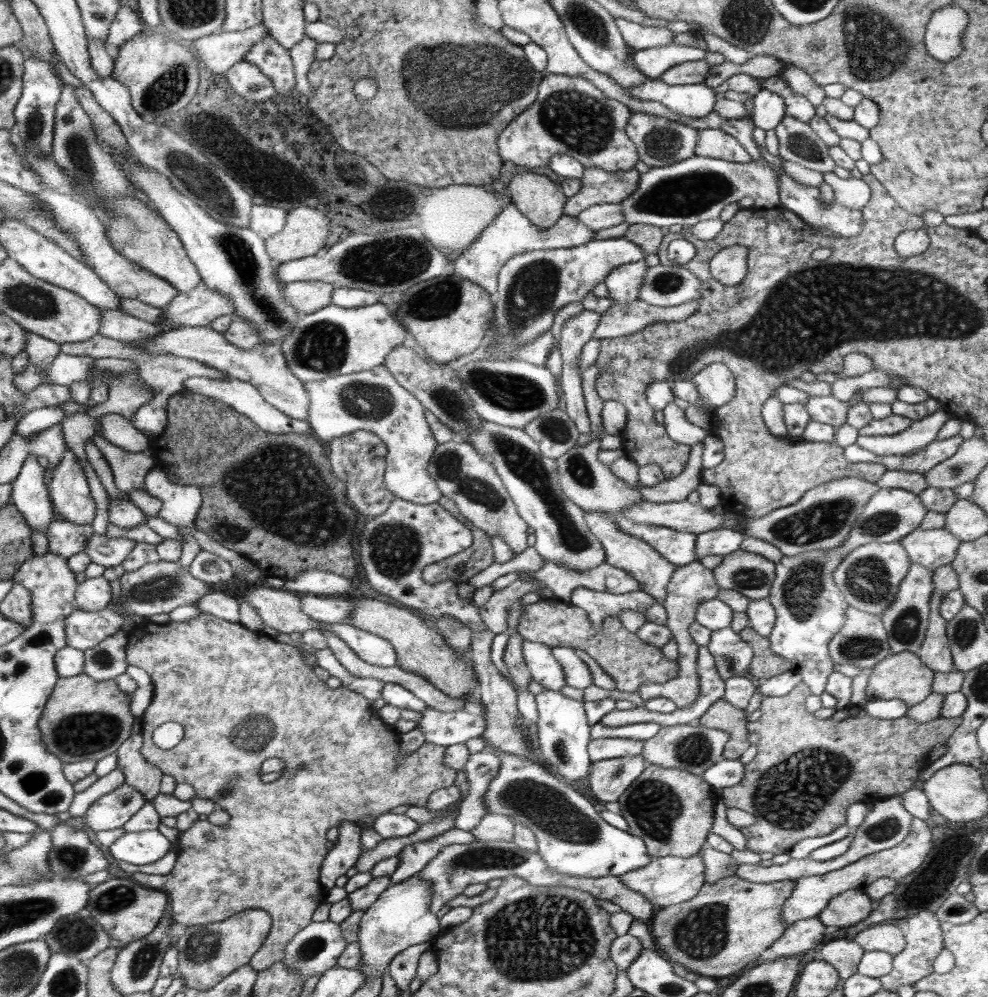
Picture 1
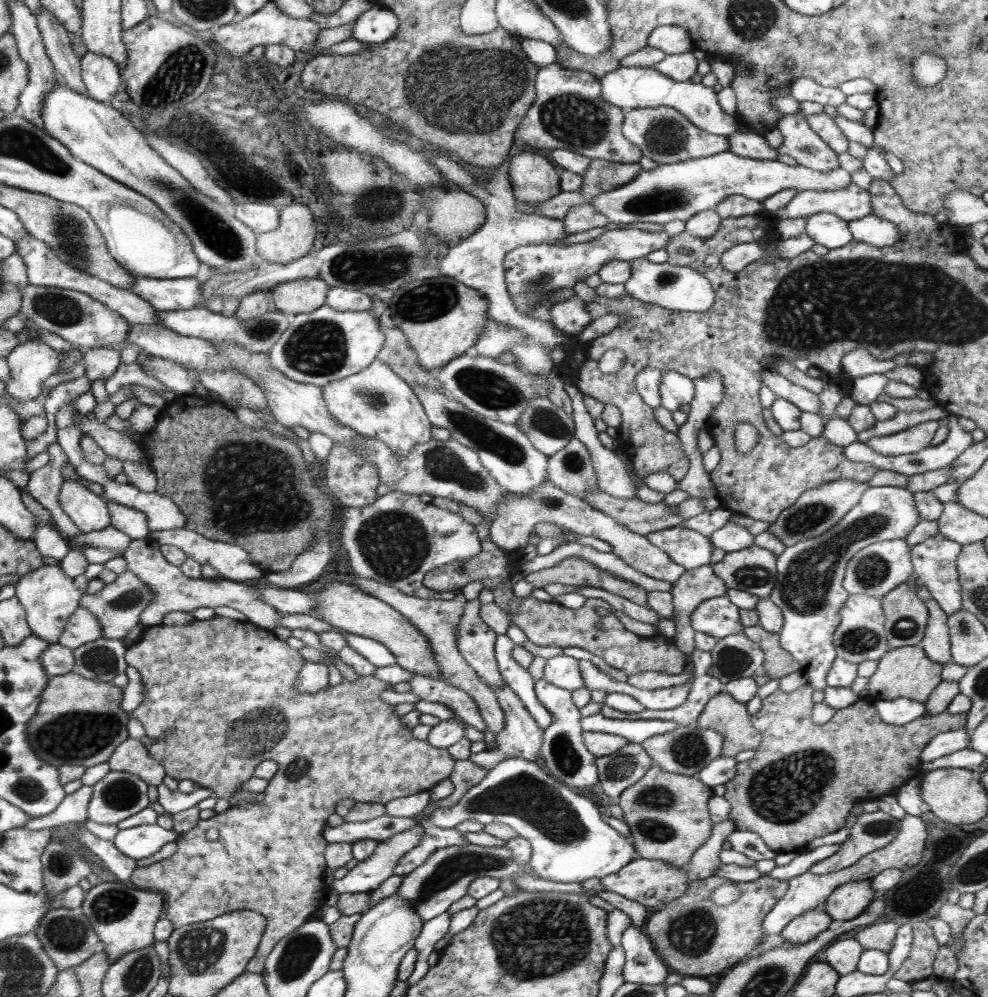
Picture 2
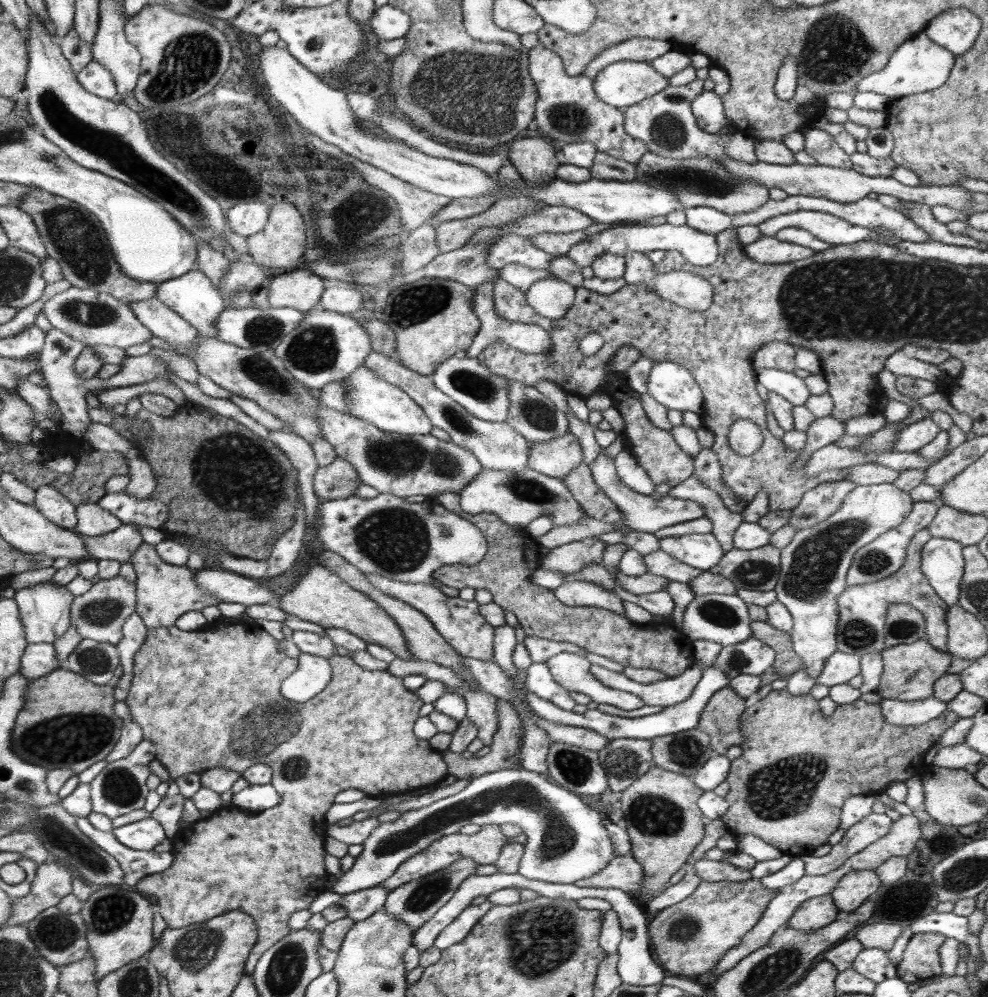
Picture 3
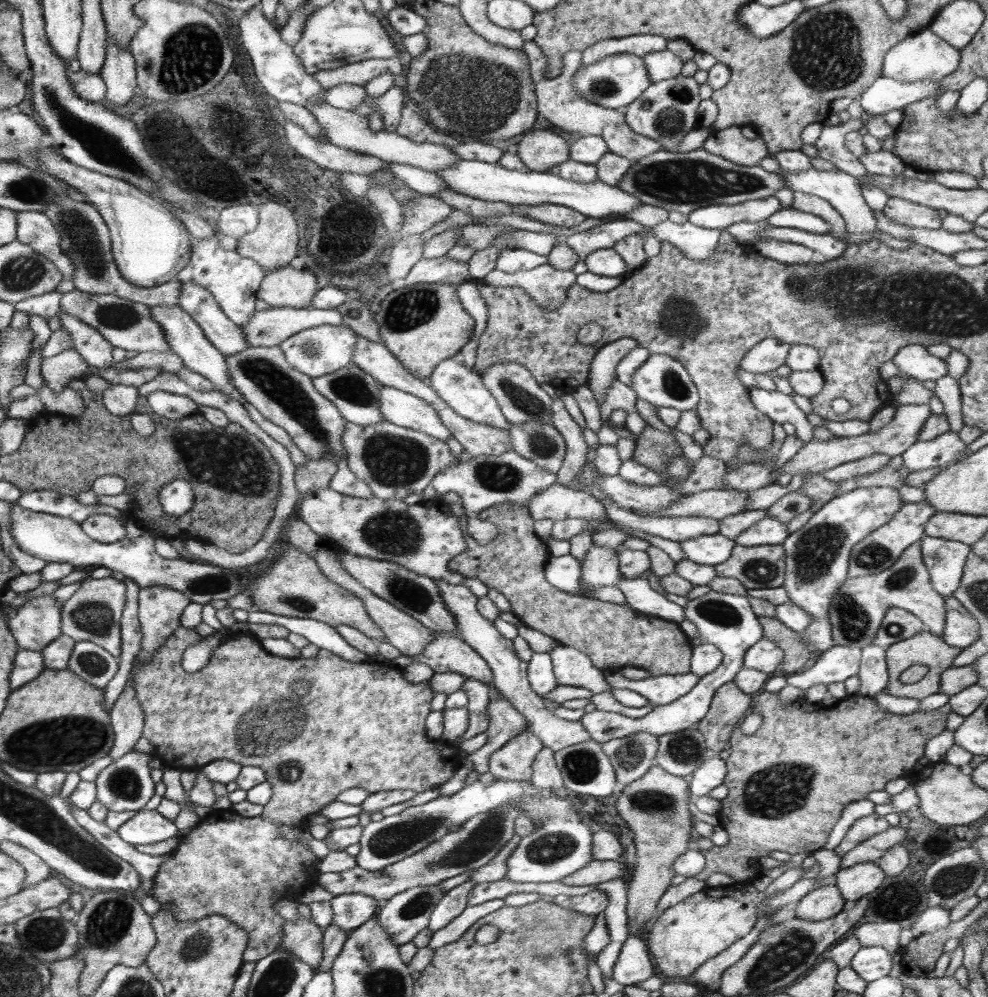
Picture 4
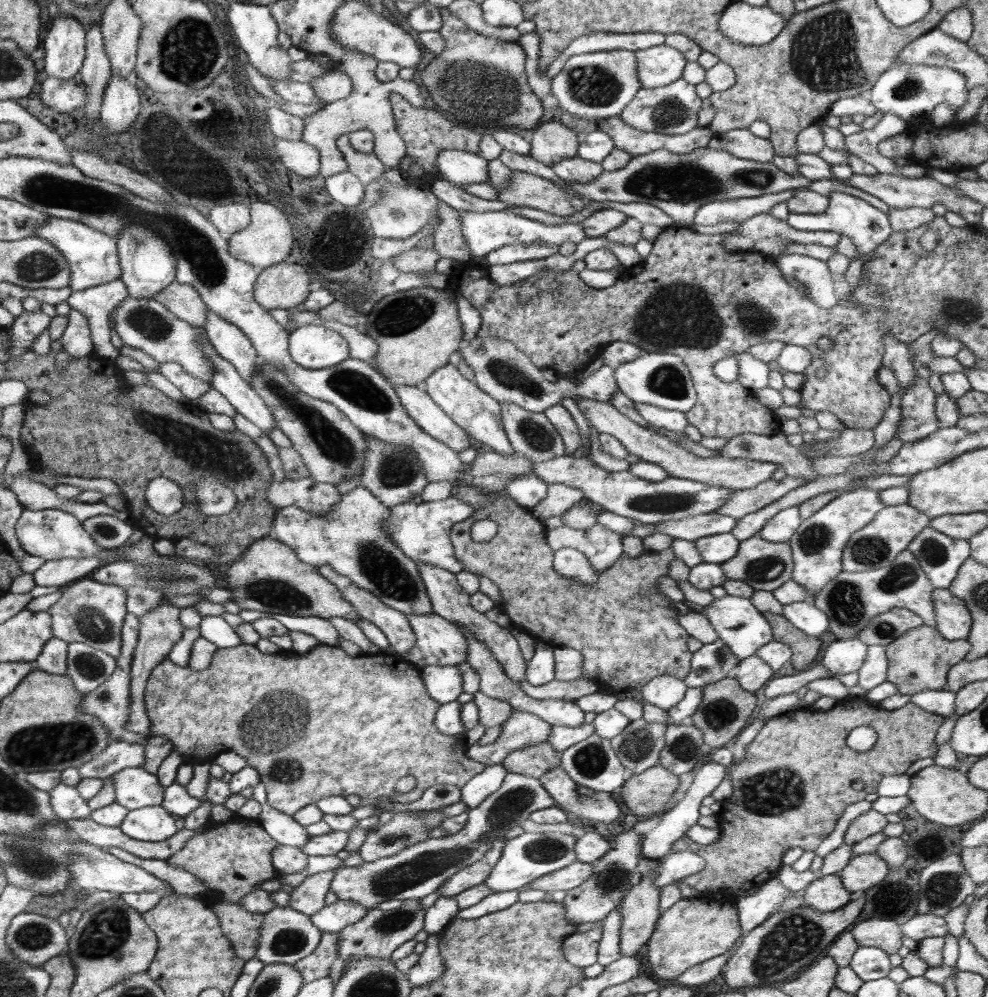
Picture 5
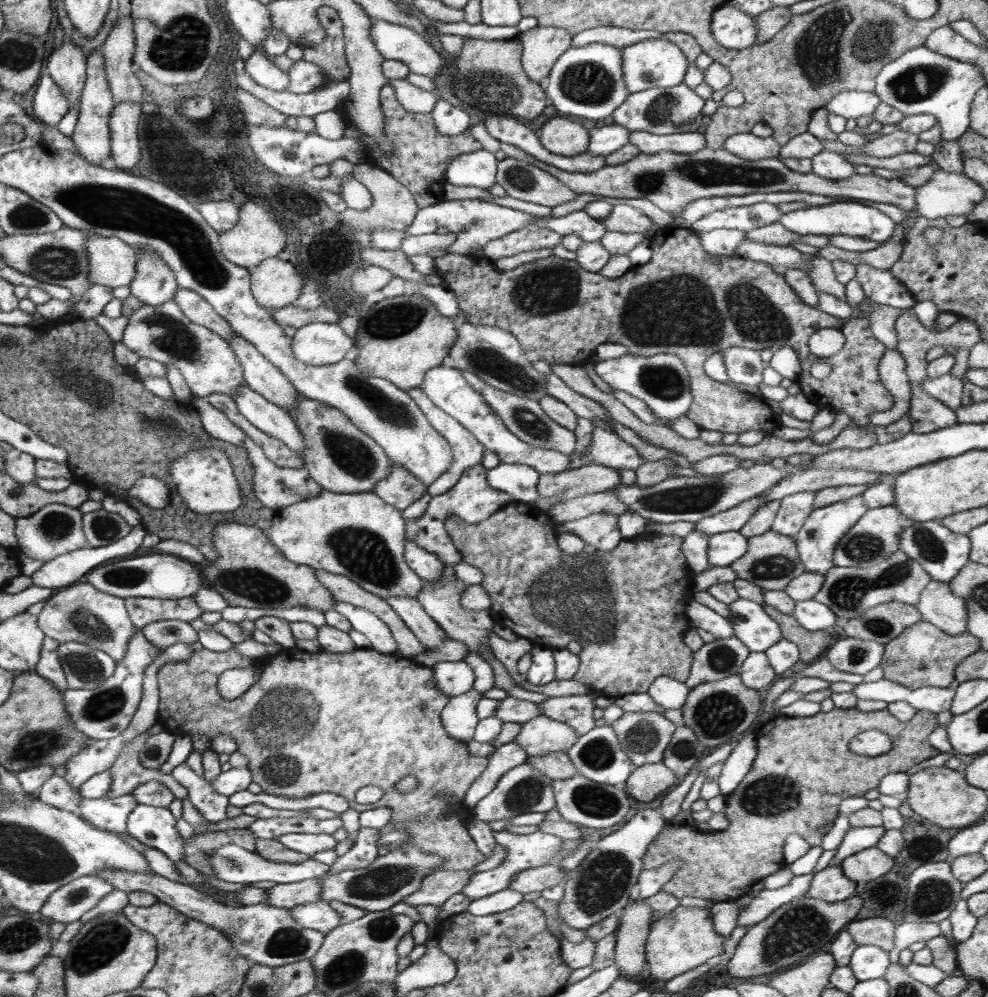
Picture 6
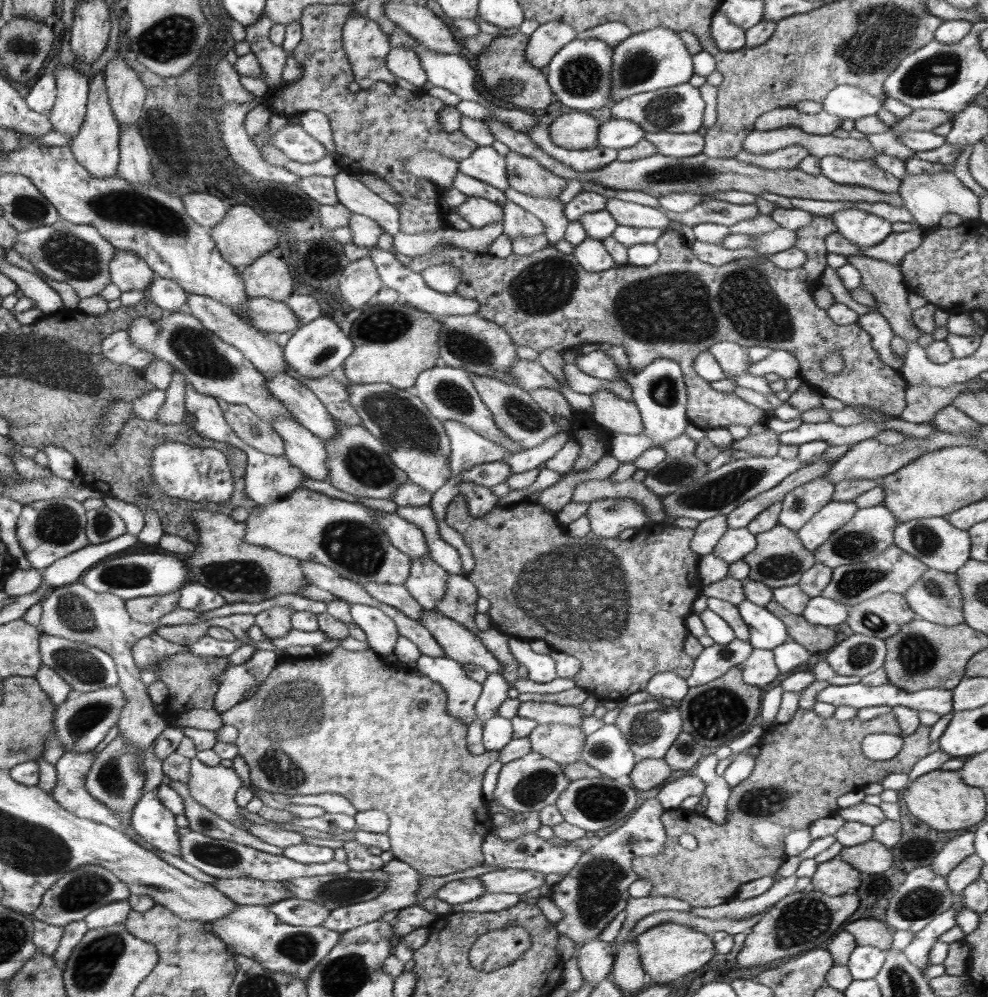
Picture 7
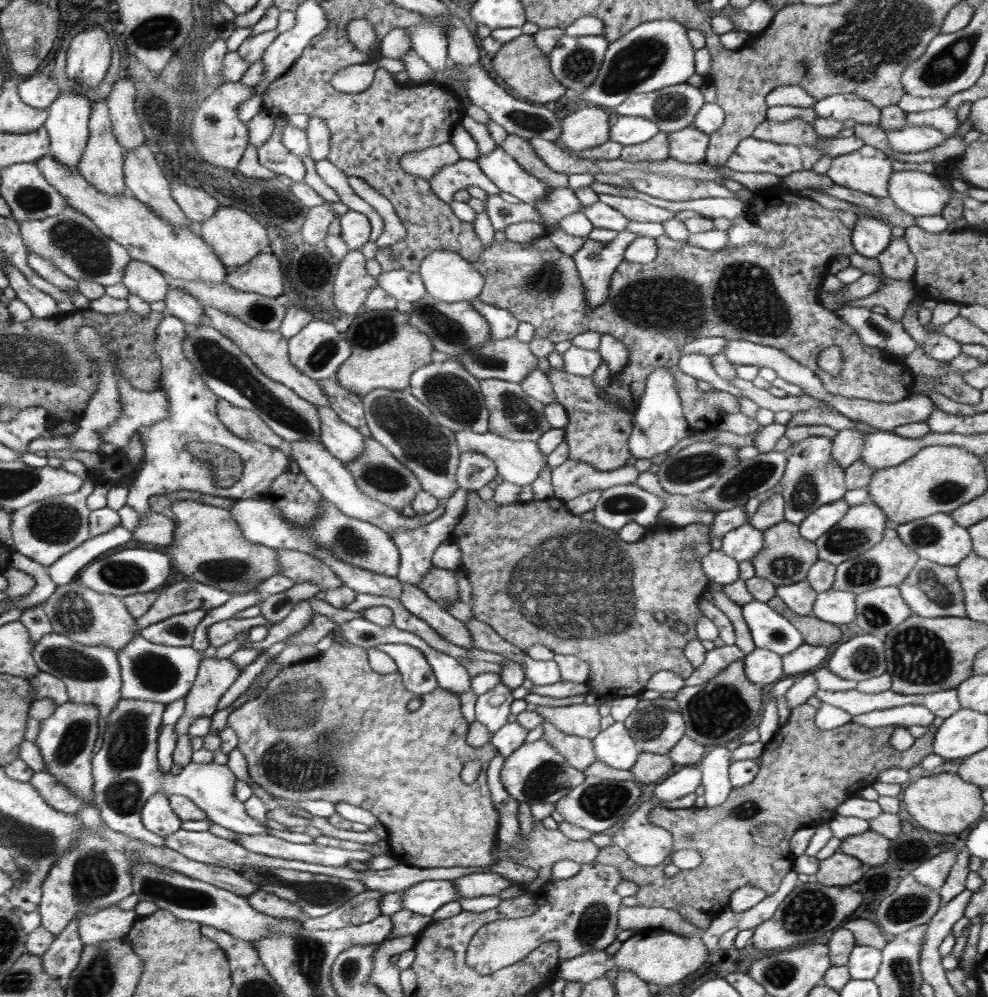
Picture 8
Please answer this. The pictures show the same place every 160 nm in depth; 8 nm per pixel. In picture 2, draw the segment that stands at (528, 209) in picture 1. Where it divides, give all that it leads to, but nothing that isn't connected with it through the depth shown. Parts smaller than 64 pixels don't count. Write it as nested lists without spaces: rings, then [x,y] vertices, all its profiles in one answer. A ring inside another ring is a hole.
[[[523,151],[514,155],[509,174],[515,200],[544,203],[562,191],[556,169],[540,152]]]

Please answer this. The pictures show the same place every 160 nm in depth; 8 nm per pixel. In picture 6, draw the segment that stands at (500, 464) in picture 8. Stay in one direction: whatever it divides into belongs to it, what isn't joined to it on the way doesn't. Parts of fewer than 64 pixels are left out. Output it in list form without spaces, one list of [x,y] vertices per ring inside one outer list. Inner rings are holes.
[[[418,387],[410,389],[407,393],[414,399],[414,402],[418,404],[420,411],[426,415],[426,419],[428,419],[430,425],[448,442],[454,454],[454,463],[450,465],[450,469],[444,472],[434,484],[430,484],[430,486],[427,487],[427,493],[431,497],[436,497],[454,487],[458,483],[460,476],[462,476],[466,470],[472,468],[472,466],[478,466],[478,464],[482,465],[482,453],[484,453],[485,449],[460,422],[451,418],[446,412],[439,410]]]

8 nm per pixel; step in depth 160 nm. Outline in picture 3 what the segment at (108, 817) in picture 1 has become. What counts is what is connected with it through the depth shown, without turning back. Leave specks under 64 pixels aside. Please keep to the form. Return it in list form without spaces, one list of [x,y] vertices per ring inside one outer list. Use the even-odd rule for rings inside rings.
[[[142,739],[138,746],[126,758],[108,762],[104,770],[95,776],[89,784],[91,791],[92,811],[109,816],[112,820],[128,811],[146,809],[149,813],[154,811],[161,800],[156,791],[148,790],[146,778],[150,776],[155,765],[156,746],[149,740]]]

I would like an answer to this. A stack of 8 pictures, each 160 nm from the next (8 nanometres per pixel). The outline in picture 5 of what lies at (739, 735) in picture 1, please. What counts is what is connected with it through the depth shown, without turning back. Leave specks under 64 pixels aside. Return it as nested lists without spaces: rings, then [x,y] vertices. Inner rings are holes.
[[[729,675],[719,682],[703,687],[703,697],[700,706],[689,719],[693,724],[703,732],[703,741],[707,748],[714,751],[732,740],[751,720],[752,712],[758,706],[757,695],[740,687],[736,678]]]

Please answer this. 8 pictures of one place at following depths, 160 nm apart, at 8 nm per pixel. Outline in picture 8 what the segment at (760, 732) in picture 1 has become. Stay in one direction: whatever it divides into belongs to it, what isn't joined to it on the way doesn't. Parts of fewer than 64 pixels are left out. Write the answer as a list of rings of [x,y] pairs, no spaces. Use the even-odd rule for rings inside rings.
[[[804,703],[792,709],[788,720],[773,737],[763,742],[763,753],[757,758],[759,769],[752,782],[744,786],[733,787],[729,797],[720,806],[695,807],[687,809],[674,809],[656,807],[650,811],[649,819],[654,826],[667,830],[673,836],[673,850],[697,850],[701,856],[701,863],[694,870],[680,870],[674,876],[666,876],[664,867],[670,863],[669,858],[664,859],[658,866],[643,867],[630,860],[626,851],[619,846],[609,845],[600,849],[596,861],[605,865],[615,866],[620,871],[623,880],[630,880],[638,886],[635,898],[638,906],[654,908],[662,906],[670,910],[678,910],[678,906],[688,906],[696,911],[711,914],[720,914],[729,907],[730,896],[742,886],[754,886],[764,890],[766,896],[778,892],[783,876],[786,876],[793,867],[796,856],[789,849],[789,840],[798,830],[808,826],[817,827],[827,823],[837,815],[836,809],[847,798],[856,795],[861,789],[871,786],[883,770],[889,768],[902,768],[910,770],[912,766],[920,764],[925,756],[933,753],[933,742],[937,727],[929,725],[928,732],[920,738],[915,738],[914,744],[906,750],[896,750],[889,745],[891,734],[896,726],[890,725],[878,728],[866,728],[856,723],[846,723],[844,726],[832,730],[822,730],[815,723],[817,709]],[[776,825],[784,832],[784,839],[776,842]]]

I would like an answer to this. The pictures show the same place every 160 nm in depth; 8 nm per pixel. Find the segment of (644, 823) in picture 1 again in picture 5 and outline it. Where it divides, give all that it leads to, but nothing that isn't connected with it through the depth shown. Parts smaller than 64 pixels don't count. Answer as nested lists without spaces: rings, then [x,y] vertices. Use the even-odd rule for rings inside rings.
[[[658,764],[640,774],[632,774],[619,791],[630,812],[648,819],[666,810],[678,784],[678,776]],[[644,859],[648,868],[638,884],[628,890],[619,904],[622,916],[620,927],[620,956],[638,956],[640,948],[648,943],[654,933],[662,910],[658,906],[660,890],[654,886],[660,860]]]

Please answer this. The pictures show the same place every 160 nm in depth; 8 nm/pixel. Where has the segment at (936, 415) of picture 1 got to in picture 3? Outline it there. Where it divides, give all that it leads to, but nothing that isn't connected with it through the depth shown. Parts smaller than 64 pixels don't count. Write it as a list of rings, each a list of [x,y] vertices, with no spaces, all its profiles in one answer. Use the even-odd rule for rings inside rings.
[[[930,418],[910,422],[909,425],[900,432],[900,436],[896,438],[894,451],[920,451],[920,448],[932,442],[940,432],[942,432],[942,429],[940,429],[935,422],[932,422]]]

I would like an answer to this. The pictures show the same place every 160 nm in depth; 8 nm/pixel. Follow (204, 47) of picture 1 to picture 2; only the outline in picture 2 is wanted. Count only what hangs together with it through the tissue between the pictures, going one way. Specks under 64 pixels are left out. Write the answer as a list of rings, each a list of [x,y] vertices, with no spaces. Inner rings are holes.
[[[271,1],[244,19],[237,19],[230,24],[213,29],[211,42],[224,48],[226,54],[230,54],[234,58],[245,58],[249,51],[261,44],[264,46],[282,44],[295,50],[297,55],[301,55],[302,51],[311,51],[315,47],[318,33],[321,30],[319,24],[310,20],[309,17],[292,18],[287,16],[277,7],[276,3]]]

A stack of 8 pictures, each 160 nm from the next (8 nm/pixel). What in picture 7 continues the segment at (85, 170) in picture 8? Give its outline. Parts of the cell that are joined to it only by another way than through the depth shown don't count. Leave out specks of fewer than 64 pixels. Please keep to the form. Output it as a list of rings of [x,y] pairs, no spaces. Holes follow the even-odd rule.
[[[103,74],[94,75],[89,82],[87,111],[79,133],[71,140],[69,147],[74,158],[92,176],[108,178],[117,174],[119,163],[119,138],[121,128],[109,103]]]

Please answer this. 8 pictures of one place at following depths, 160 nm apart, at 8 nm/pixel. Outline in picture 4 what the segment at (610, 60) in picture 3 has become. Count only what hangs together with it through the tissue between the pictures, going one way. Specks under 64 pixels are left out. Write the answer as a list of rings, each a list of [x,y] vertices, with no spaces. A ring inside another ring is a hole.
[[[635,34],[608,38],[583,50],[582,66],[602,61],[602,58],[612,54],[627,53],[643,58],[646,54],[666,49],[666,46],[668,46],[668,39],[657,34]]]

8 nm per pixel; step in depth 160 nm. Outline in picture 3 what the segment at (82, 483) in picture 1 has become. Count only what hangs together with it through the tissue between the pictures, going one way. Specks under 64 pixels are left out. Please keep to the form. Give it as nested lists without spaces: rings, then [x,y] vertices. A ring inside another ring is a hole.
[[[80,503],[76,507],[77,525],[72,529],[88,538],[117,530],[123,522],[98,503]]]

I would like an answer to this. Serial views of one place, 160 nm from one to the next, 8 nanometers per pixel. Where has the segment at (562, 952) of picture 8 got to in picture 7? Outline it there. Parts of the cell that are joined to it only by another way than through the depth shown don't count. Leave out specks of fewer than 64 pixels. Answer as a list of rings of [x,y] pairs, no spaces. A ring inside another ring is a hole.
[[[657,797],[646,799],[644,803],[640,803],[638,808],[621,823],[619,828],[604,837],[595,839],[585,854],[582,853],[576,866],[564,875],[560,883],[553,886],[555,893],[551,893],[550,900],[556,904],[563,914],[562,920],[556,924],[557,932],[560,935],[568,936],[576,944],[580,944],[580,942],[586,944],[593,938],[599,938],[599,934],[606,930],[606,926],[613,922],[613,919],[621,911],[625,911],[626,904],[631,898],[628,894],[628,888],[630,884],[633,884],[638,879],[638,875],[632,866],[632,859],[654,856],[664,850],[664,843],[667,839],[667,834],[661,821],[664,811],[664,807]],[[512,926],[479,936],[468,952],[468,962],[484,973],[516,962],[532,946],[532,936],[522,926]]]

